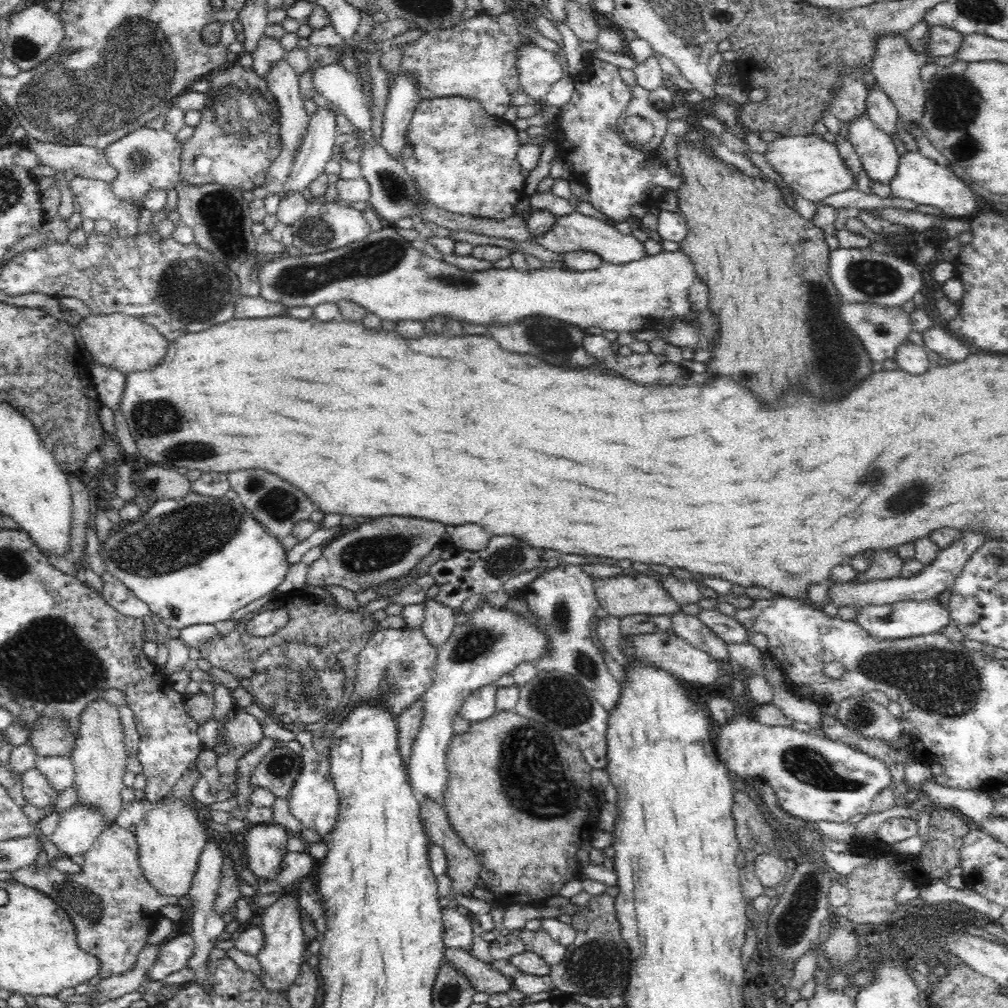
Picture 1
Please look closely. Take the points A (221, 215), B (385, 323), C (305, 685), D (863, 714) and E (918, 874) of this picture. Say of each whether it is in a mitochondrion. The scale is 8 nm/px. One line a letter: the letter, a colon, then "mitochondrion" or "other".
A: mitochondrion
B: other
C: mitochondrion
D: mitochondrion
E: other

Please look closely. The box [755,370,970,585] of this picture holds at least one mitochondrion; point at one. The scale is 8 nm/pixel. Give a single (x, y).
(910, 497)

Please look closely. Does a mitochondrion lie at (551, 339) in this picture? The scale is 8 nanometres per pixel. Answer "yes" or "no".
yes

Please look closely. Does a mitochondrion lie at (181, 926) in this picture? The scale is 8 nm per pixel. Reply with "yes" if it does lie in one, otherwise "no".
no

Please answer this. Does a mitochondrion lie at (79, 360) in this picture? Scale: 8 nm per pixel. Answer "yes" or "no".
no

